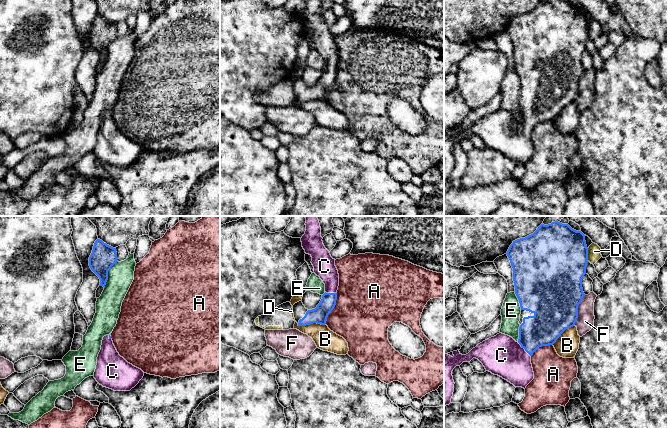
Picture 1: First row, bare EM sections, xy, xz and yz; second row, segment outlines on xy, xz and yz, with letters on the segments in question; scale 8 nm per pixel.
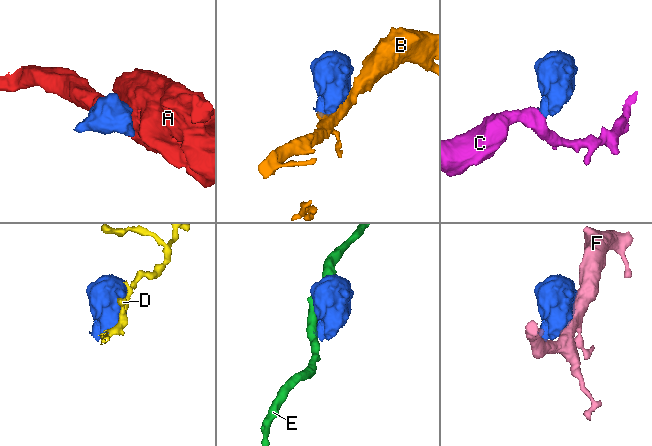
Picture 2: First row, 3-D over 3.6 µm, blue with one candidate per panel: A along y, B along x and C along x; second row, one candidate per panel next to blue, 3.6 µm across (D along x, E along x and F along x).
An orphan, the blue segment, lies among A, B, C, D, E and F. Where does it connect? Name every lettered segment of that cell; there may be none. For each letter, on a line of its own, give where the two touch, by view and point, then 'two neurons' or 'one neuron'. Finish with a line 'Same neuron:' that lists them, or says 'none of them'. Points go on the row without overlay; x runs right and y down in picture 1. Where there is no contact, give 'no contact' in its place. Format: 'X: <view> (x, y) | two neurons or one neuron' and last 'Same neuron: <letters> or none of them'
A: xz (333, 84) | two neurons
B: xz (311, 99) | two neurons
C: yz (524, 124) | one neuron
D: yz (587, 30) | two neurons
E: xy (107, 51) | two neurons
F: yz (577, 86) | two neurons
Same neuron: C

